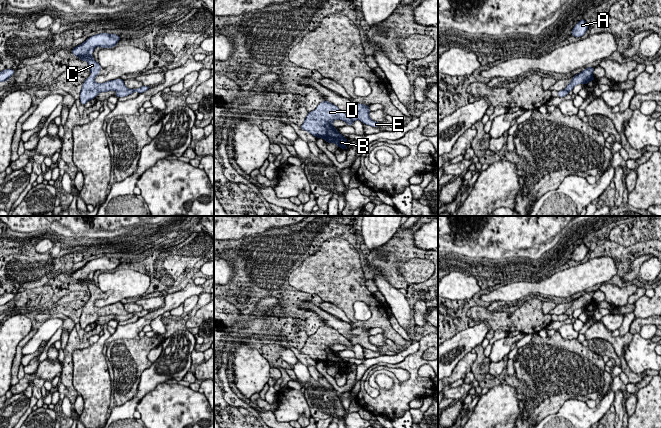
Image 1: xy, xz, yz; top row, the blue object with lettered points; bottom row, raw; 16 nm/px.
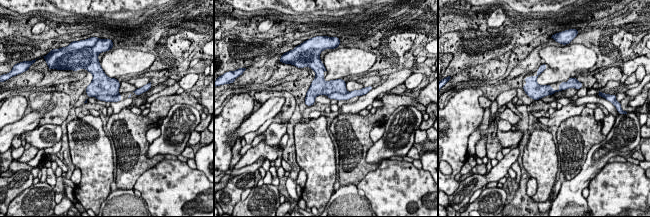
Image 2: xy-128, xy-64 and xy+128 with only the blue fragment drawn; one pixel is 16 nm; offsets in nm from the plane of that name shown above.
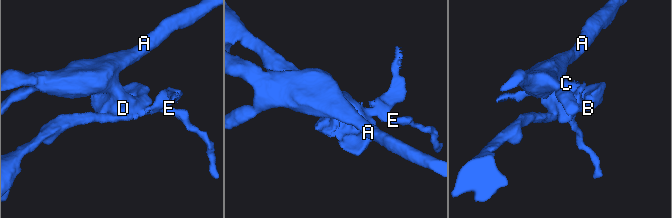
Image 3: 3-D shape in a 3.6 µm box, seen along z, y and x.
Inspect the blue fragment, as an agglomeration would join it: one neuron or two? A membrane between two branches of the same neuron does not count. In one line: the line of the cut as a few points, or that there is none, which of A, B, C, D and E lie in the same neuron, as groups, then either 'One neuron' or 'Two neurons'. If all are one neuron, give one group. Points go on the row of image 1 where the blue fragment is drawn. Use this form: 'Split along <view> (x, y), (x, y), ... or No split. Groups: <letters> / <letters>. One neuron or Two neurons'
Split along xy (128, 89), (117, 92). Groups: A B C D / E. Two neurons

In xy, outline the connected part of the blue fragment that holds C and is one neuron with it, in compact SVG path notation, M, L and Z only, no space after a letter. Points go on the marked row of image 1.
M101 33L88 37L82 44L75 46L71 53L78 56L81 61L88 63L91 76L87 77L82 85L79 100L85 105L89 100L93 100L101 92L117 91L125 92L128 88L121 78L110 80L105 83L96 83L95 77L99 75L101 65L93 58L92 52L96 47L112 48L115 47L121 37L117 34Z

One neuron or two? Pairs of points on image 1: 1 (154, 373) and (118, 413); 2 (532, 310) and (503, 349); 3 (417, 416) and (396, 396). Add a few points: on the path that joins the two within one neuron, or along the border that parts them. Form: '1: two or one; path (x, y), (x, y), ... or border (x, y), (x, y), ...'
1: one; path (147, 384), (129, 405)
2: two; border (520, 332), (524, 334)
3: two; border (410, 408), (408, 410)

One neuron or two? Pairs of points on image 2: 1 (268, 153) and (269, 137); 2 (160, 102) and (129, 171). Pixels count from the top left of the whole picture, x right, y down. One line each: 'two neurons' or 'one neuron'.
1: two neurons
2: one neuron

